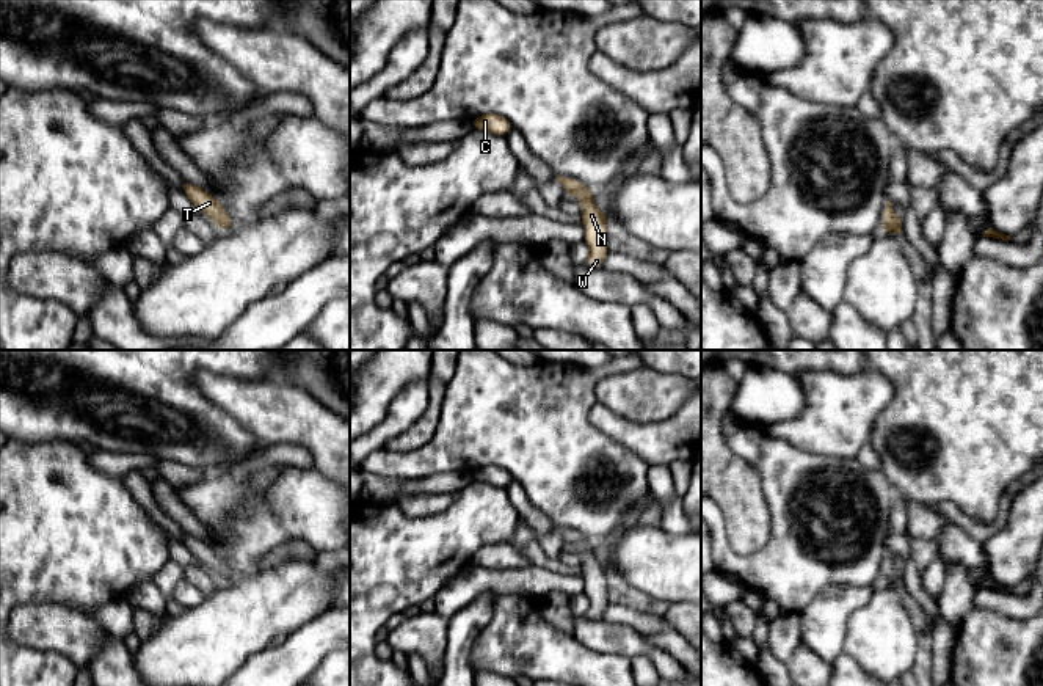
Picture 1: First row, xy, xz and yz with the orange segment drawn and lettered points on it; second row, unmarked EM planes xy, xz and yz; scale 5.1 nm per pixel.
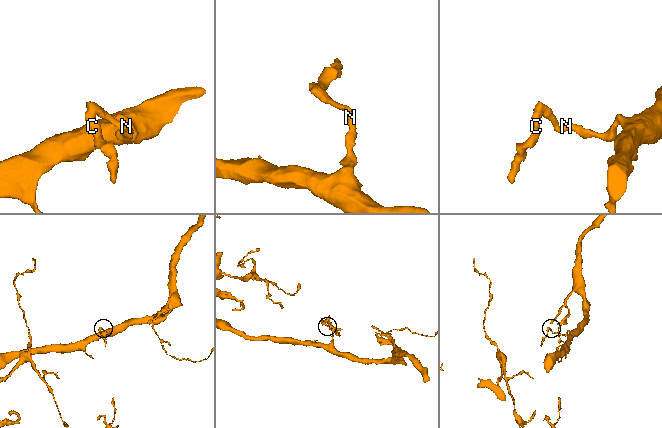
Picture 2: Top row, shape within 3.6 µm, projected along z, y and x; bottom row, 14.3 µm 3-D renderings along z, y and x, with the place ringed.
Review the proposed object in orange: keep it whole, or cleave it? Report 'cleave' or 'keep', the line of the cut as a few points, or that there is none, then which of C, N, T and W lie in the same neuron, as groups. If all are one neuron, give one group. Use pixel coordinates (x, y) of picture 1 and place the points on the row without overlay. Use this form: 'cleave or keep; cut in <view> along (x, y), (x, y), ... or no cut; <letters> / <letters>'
keep; no cut; C N T W

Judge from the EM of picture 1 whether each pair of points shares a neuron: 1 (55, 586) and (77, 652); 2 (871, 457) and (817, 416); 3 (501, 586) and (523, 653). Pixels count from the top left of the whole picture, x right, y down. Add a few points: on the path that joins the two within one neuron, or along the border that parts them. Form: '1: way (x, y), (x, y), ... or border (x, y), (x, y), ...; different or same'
1: border (24, 605), (58, 603), (85, 613); different
2: border (869, 440), (855, 457); different
3: border (496, 592), (524, 594), (540, 598); different

